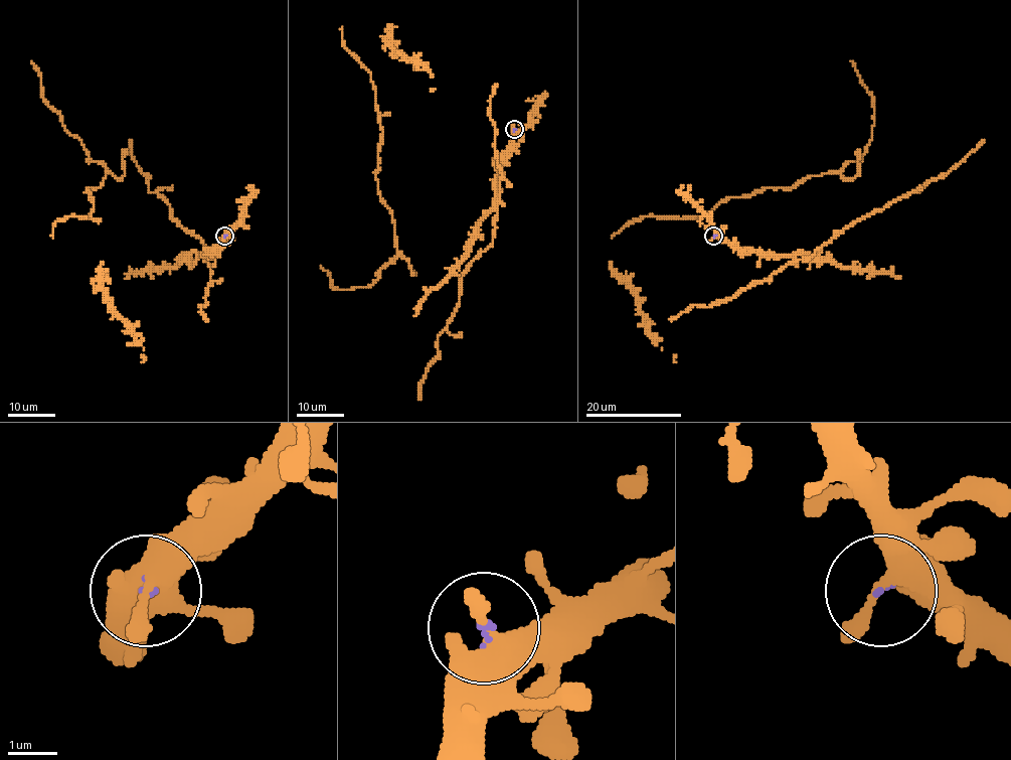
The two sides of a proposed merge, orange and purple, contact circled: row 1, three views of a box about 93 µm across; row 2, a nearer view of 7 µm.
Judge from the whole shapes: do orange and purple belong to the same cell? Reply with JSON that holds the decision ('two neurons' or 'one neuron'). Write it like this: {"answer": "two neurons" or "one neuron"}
{"answer": "one neuron"}

